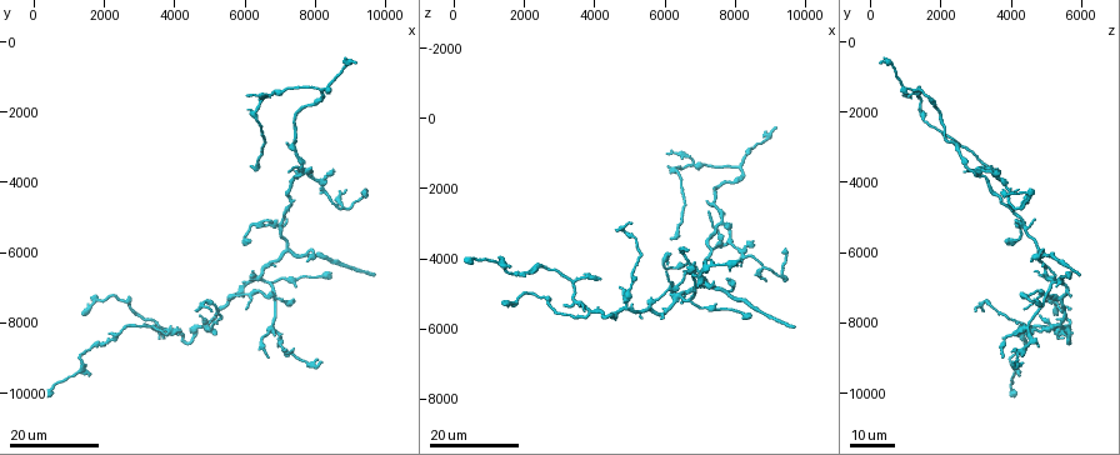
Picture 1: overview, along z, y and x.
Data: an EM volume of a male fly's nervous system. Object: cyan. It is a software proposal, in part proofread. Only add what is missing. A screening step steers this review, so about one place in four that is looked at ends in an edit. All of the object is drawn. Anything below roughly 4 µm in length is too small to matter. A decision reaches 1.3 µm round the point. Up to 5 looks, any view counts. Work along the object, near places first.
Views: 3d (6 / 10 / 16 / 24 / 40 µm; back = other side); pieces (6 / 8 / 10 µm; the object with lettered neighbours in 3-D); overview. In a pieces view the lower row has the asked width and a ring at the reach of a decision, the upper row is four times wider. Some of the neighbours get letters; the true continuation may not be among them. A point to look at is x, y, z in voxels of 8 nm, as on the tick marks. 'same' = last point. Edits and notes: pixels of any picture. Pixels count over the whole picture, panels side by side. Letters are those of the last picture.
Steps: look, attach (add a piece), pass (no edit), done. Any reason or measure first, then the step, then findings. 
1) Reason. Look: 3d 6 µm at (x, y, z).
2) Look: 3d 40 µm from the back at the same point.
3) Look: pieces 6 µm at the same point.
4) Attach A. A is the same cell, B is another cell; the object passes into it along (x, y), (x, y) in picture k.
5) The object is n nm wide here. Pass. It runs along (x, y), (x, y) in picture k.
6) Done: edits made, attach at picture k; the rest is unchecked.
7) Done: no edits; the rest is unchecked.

Free end. Look: 3d 24 µm at (7200, 3700, 2800).

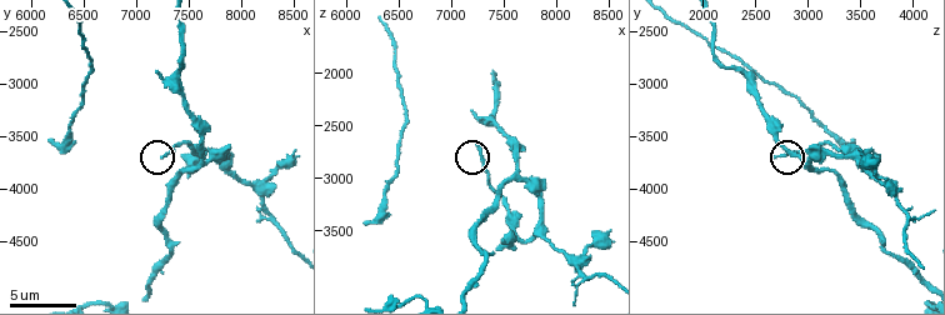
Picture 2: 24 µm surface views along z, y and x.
Look: pieces 6 µm at (7280, 3720, 2680).

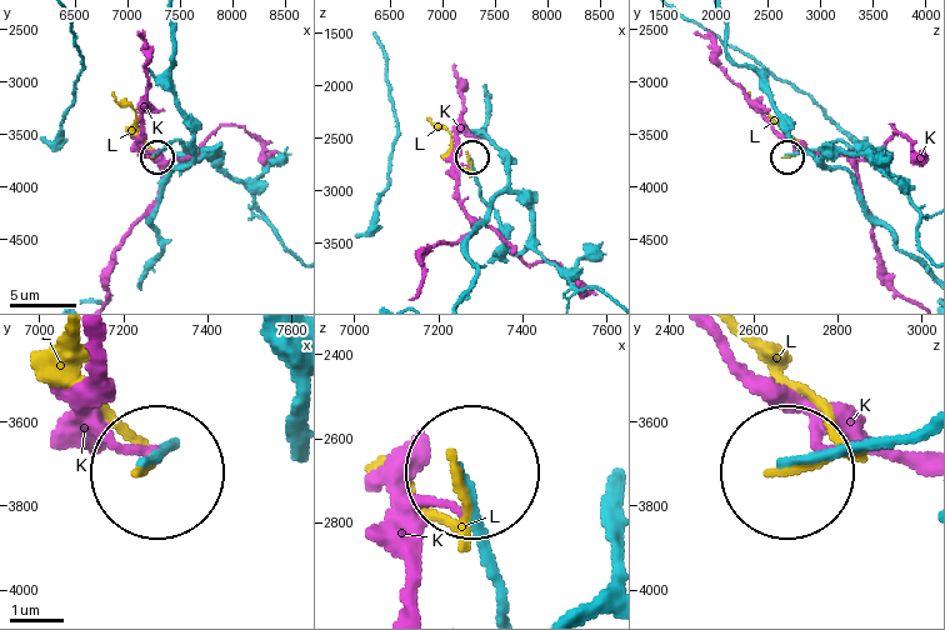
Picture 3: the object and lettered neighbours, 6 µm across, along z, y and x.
Pass. K and L are other cells; it runs along (915, 429), (785, 465) in picture 3; none of them fits.

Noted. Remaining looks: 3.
Tapers out. Look: 3d 24 µm at (6400, 6700, 5200).

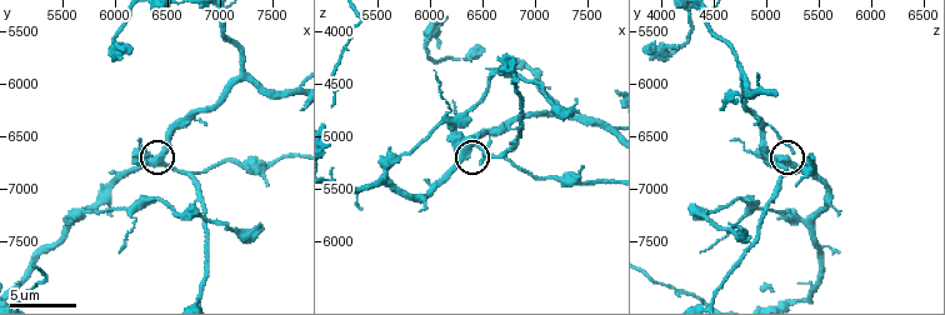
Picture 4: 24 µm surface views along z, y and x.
See the neighbours. Look: pieces 10 µm at (6480, 6640, 5240).

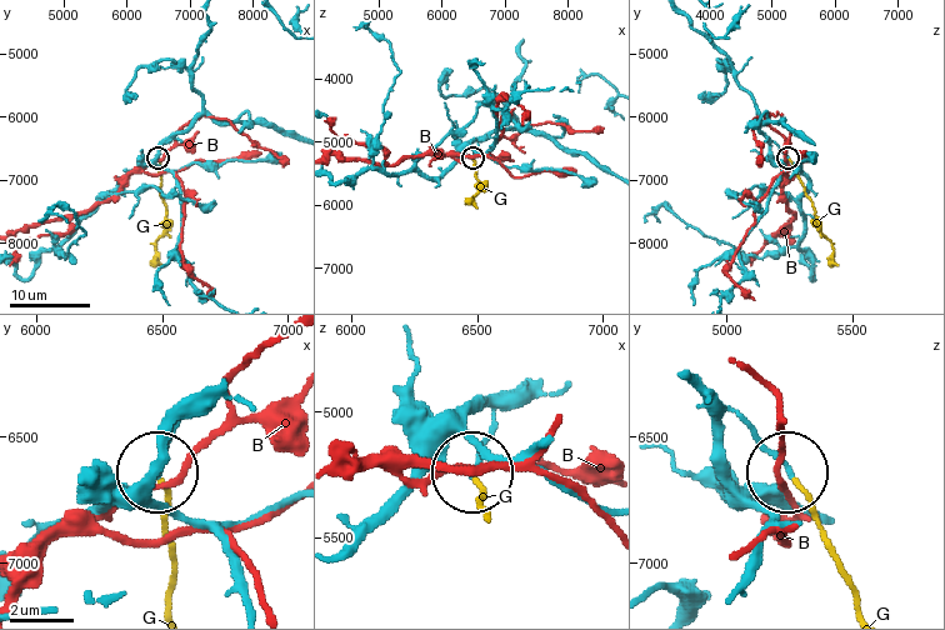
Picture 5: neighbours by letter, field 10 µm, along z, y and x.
Attach G. G is the same cell, B is another cell; it goes on there.

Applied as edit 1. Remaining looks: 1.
Done: edits made, attach at picture 5; the rest is unchecked.

